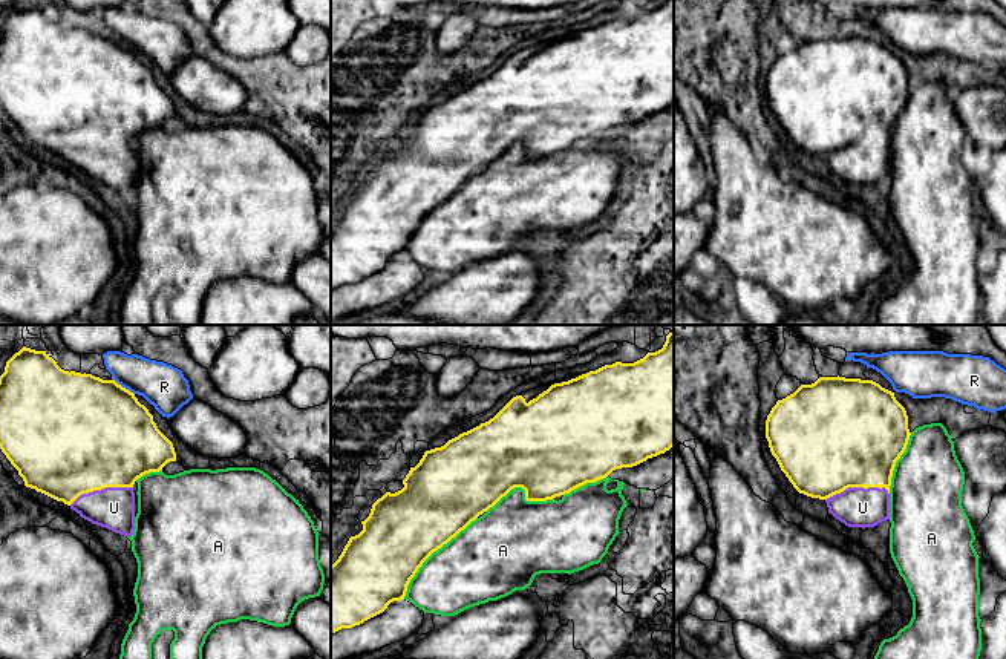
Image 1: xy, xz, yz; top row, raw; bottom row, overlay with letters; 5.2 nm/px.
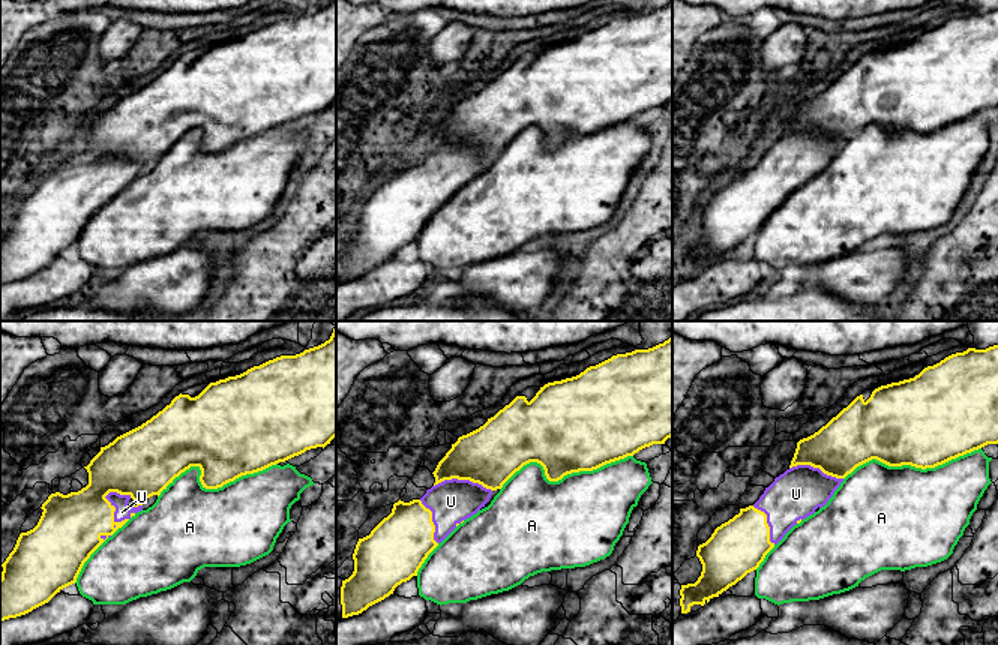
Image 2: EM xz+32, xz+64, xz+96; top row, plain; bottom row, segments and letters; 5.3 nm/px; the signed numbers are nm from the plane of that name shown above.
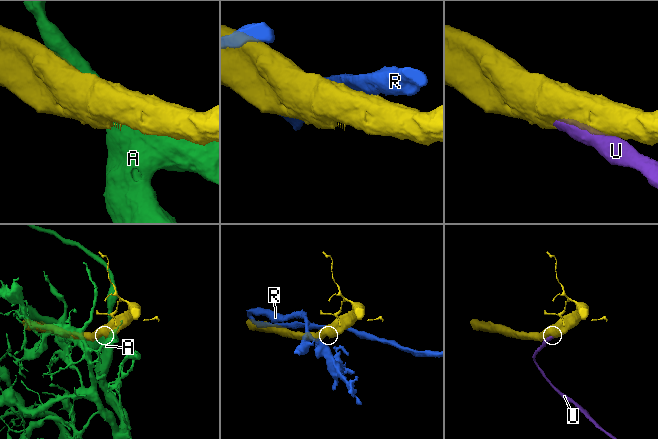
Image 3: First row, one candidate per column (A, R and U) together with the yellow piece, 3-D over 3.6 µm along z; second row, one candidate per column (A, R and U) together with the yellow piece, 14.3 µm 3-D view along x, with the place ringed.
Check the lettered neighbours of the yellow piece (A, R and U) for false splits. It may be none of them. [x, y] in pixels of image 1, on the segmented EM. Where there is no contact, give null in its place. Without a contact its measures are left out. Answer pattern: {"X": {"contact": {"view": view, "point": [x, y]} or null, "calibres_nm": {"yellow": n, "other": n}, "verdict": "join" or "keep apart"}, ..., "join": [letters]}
{"A": {"contact": {"view": "xz", "point": [432, 552]}, "calibres_nm": {"yellow": 400, "other": 380}, "verdict": "keep apart"}, "R": {"contact": {"view": "xy", "point": [121, 386]}, "calibres_nm": {"yellow": 500, "other": 240}, "verdict": "keep apart"}, "U": {"contact": {"view": "yz", "point": [856, 486]}, "calibres_nm": {"yellow": 500, "other": 200}, "verdict": "join"}, "join": ["U"]}

